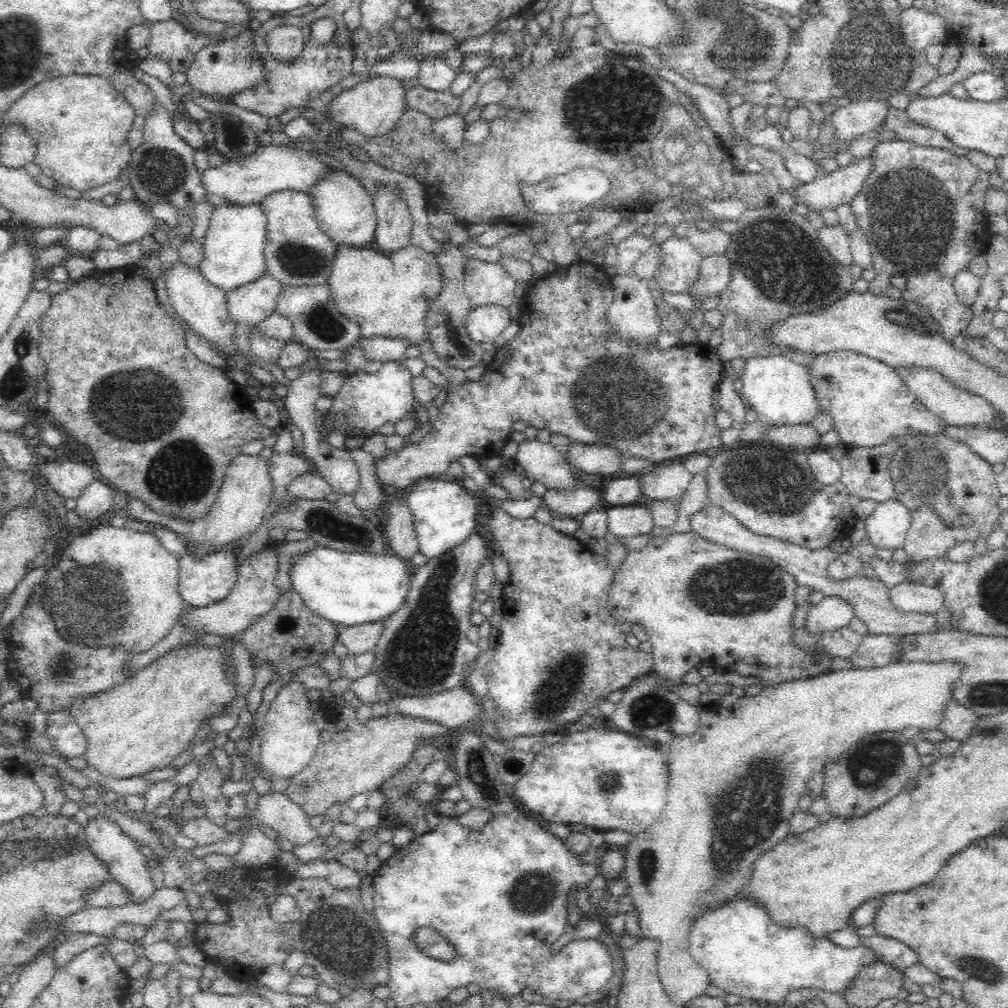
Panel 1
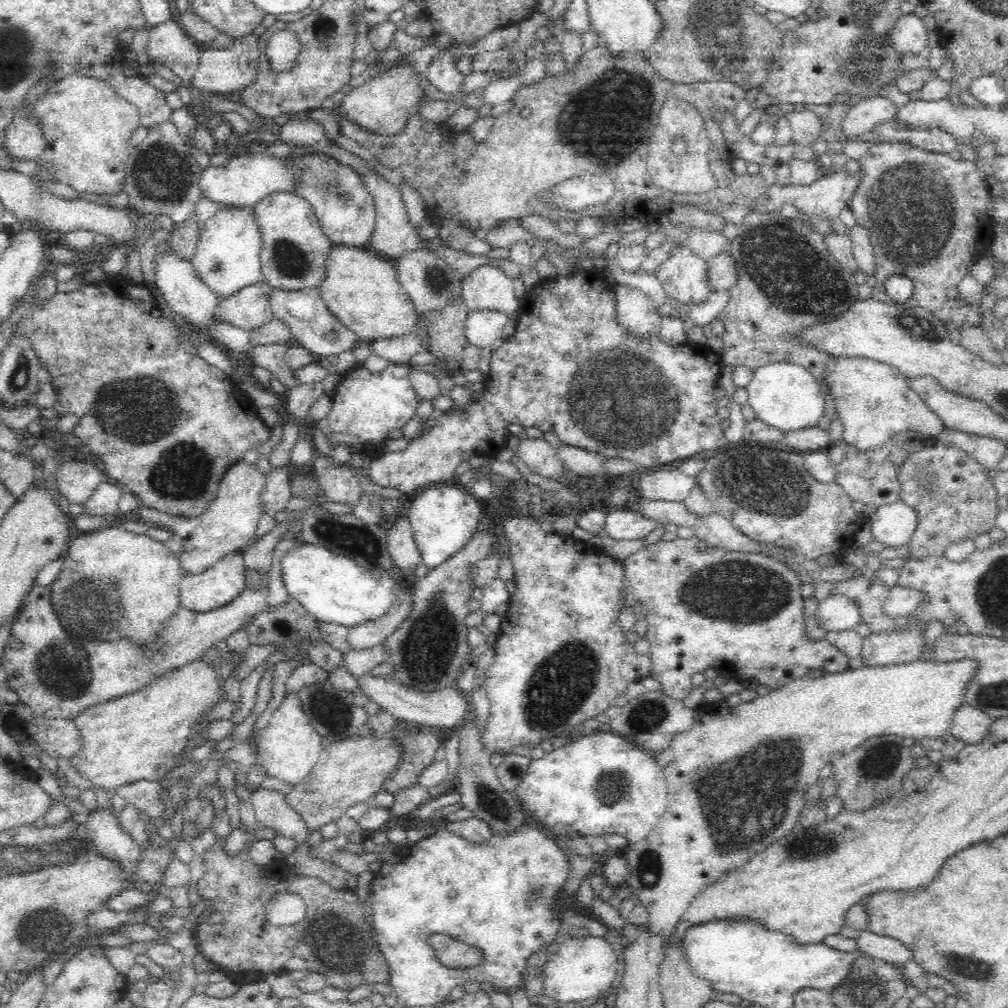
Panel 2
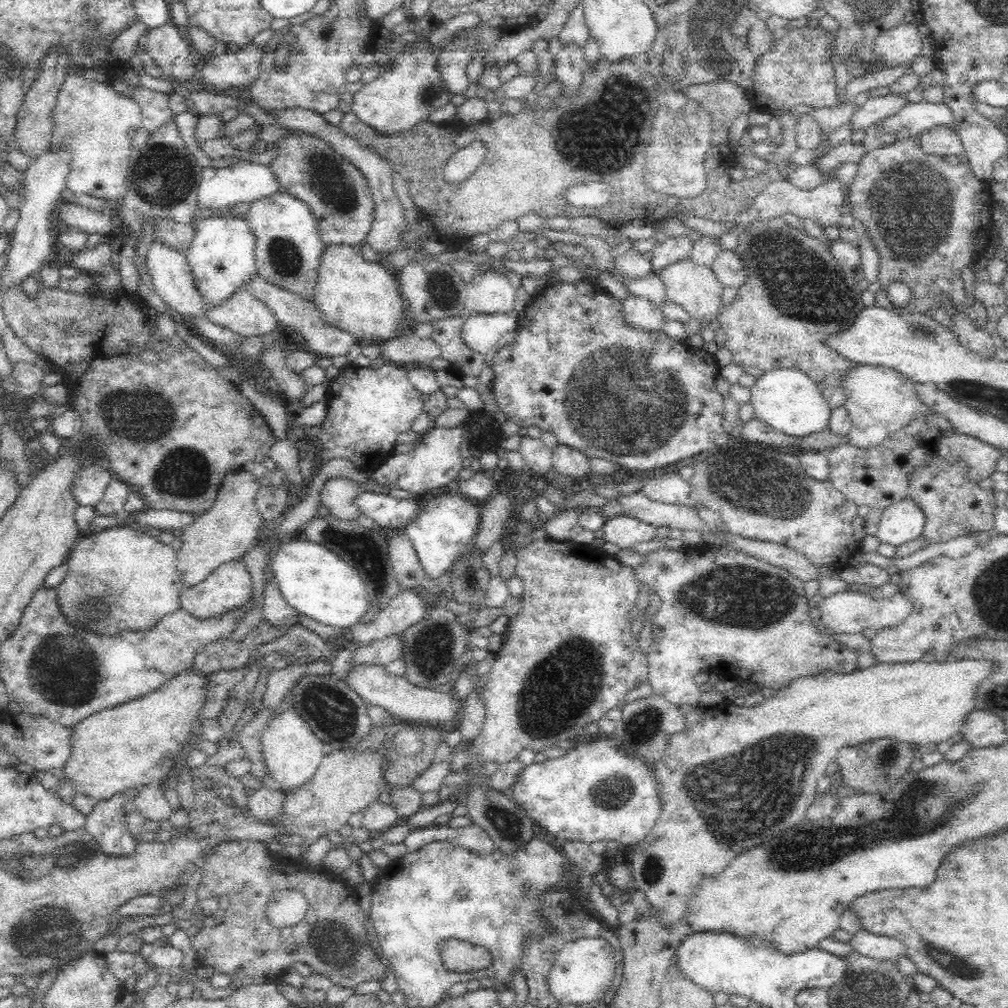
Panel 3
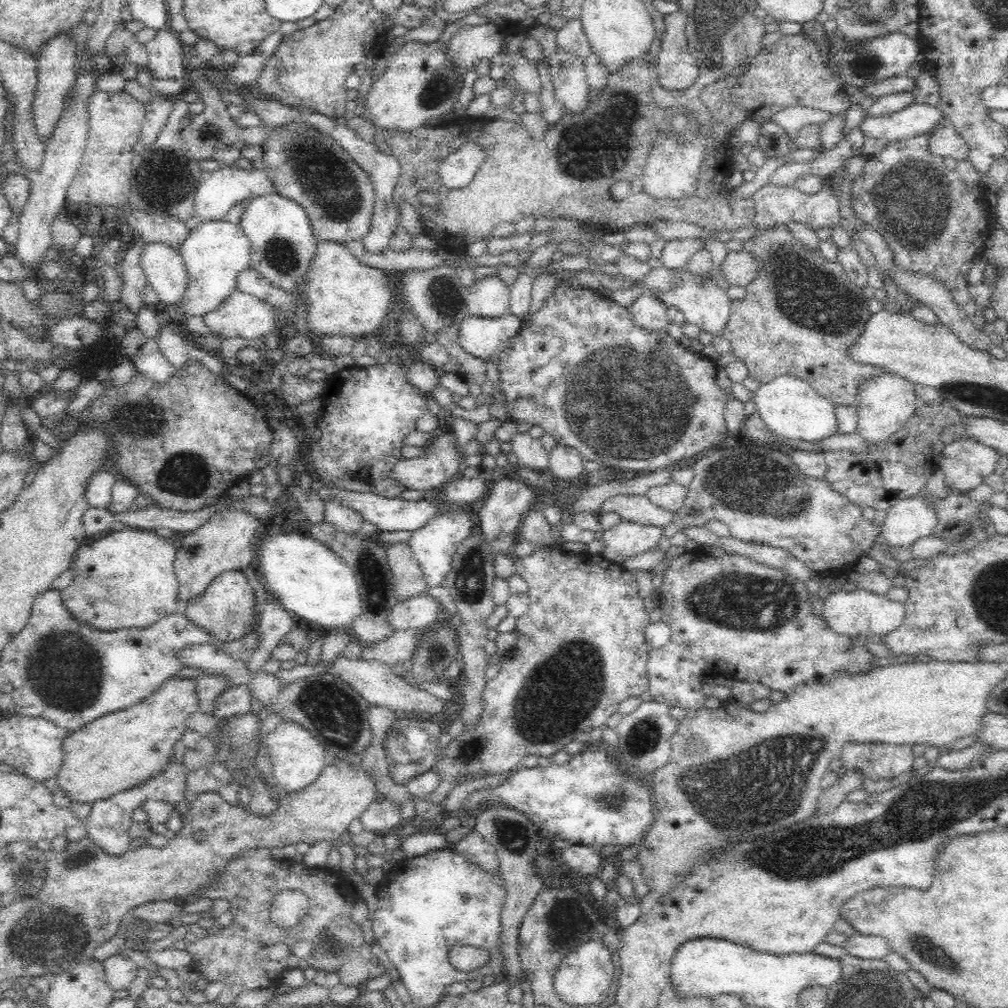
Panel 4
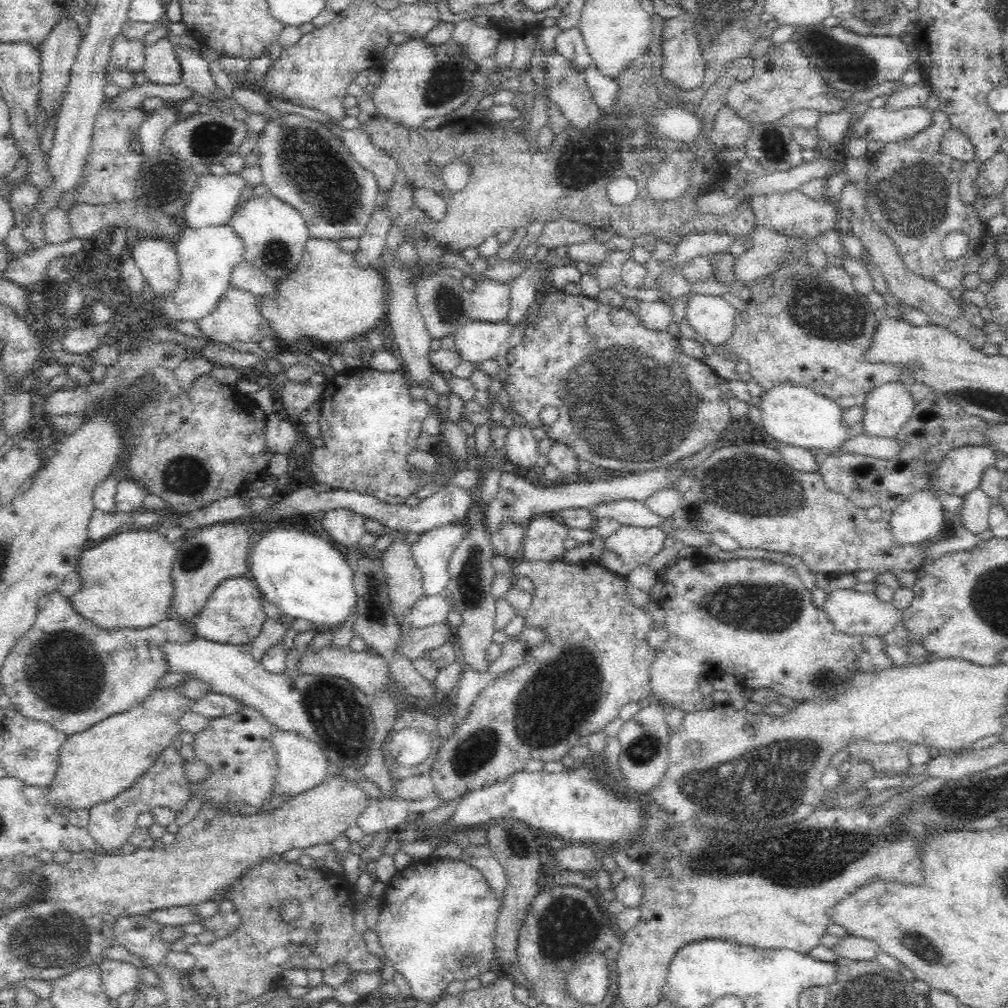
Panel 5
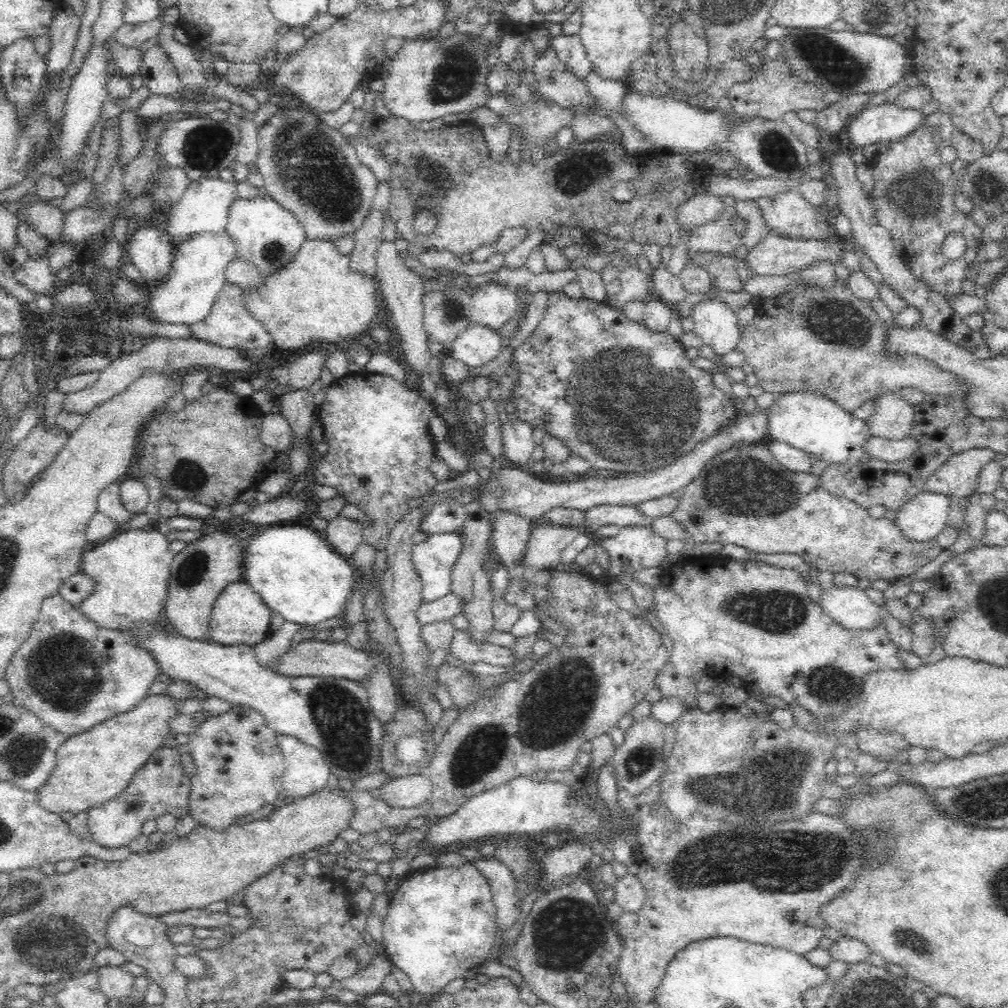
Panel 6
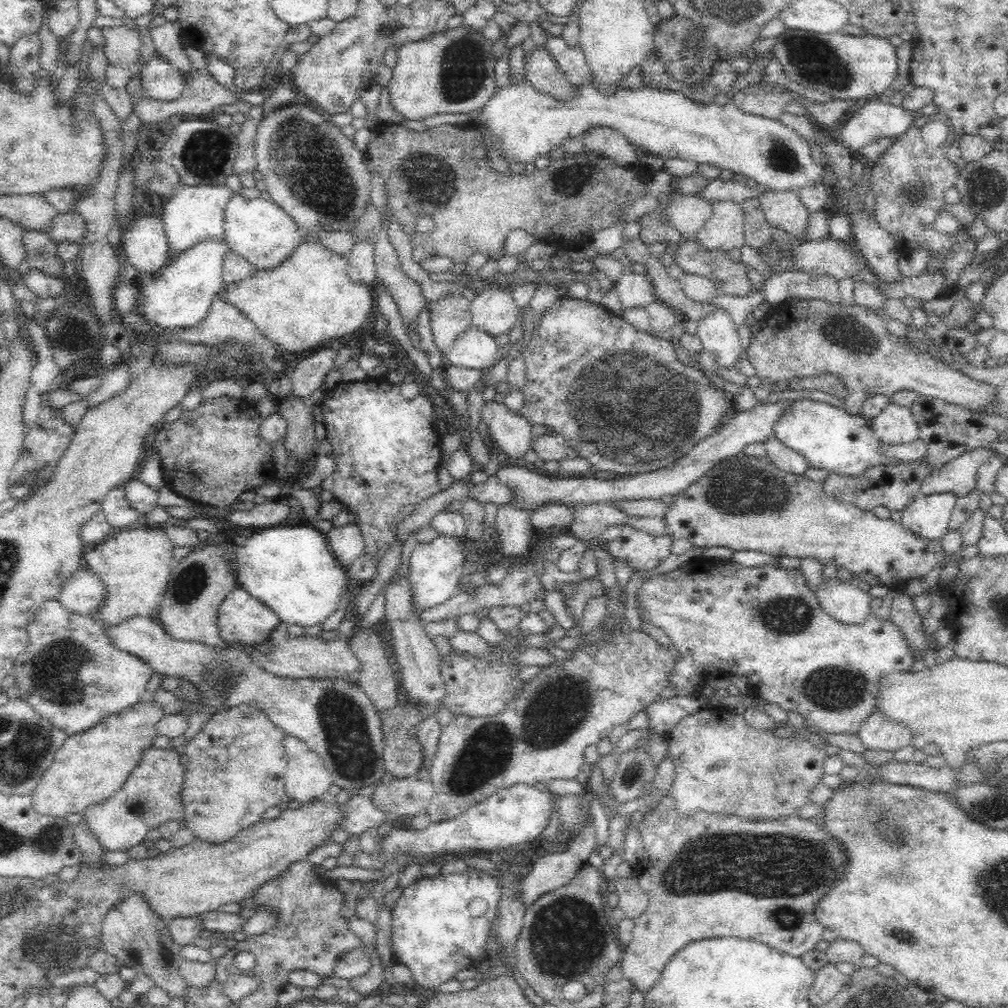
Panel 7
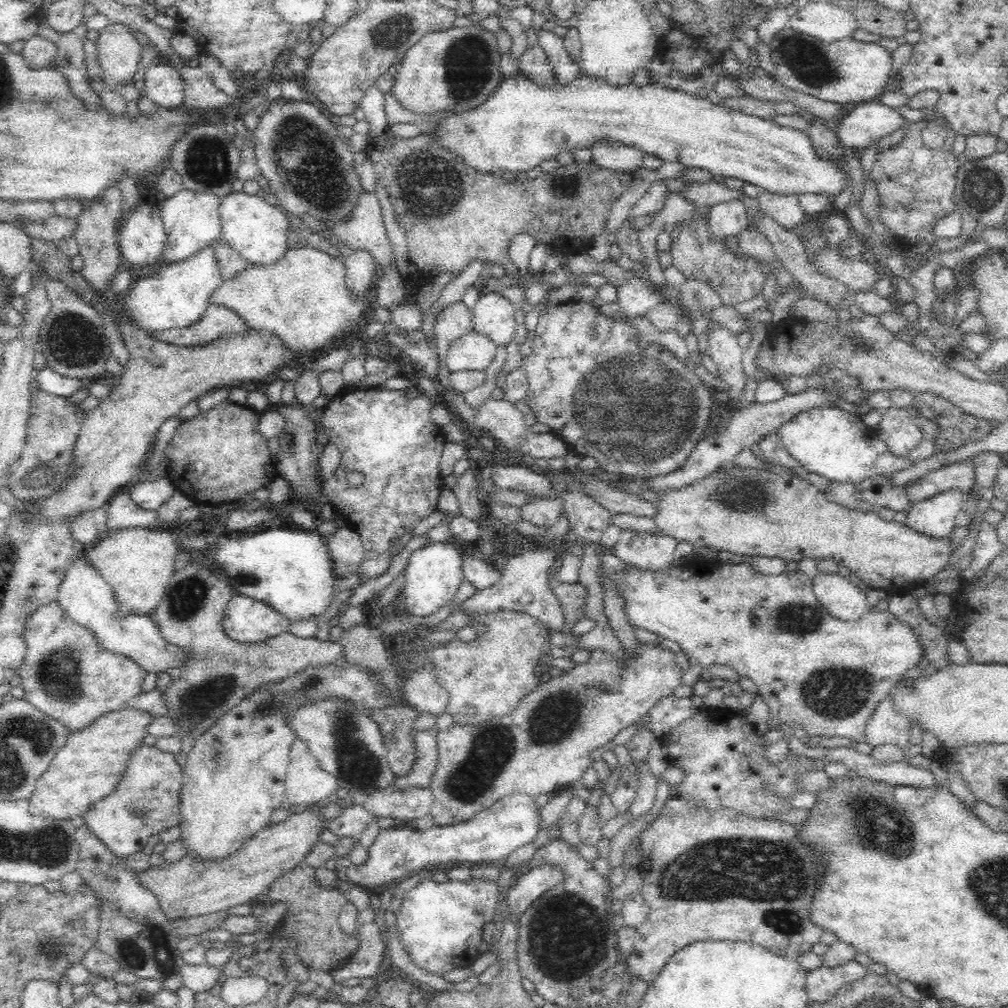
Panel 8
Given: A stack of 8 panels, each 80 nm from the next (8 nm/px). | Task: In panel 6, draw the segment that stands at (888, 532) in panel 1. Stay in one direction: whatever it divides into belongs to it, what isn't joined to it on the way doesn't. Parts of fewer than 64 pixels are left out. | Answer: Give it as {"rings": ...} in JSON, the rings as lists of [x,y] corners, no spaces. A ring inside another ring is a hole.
{"rings":[[[922,492],[907,500],[893,521],[905,540],[928,542],[948,525],[946,520],[953,502],[953,498],[942,494]]]}

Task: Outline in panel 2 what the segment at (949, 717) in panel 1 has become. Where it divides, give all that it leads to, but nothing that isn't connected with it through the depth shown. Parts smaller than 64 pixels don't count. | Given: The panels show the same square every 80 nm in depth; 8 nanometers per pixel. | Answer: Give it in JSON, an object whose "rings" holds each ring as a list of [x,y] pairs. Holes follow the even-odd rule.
{"rings":[[[964,705],[955,708],[947,732],[954,738],[972,744],[987,735],[994,717],[984,714],[972,706]]]}

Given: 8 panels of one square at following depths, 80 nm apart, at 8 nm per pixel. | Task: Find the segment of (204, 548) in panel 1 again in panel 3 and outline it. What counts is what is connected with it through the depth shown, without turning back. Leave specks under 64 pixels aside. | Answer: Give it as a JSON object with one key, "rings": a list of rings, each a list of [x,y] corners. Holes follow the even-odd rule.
{"rings":[[[246,468],[235,469],[222,482],[209,510],[177,531],[177,537],[182,541],[177,550],[177,567],[182,575],[182,584],[196,584],[218,568],[218,565],[242,559],[258,542],[258,528],[264,524],[256,507],[256,494],[260,489],[260,480],[252,472]]]}

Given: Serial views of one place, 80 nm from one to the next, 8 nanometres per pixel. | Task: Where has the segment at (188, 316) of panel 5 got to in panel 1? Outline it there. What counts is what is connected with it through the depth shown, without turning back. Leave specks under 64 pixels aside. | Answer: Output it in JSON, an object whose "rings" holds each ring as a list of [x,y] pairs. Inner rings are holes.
{"rings":[[[222,203],[210,218],[203,239],[204,258],[199,271],[214,286],[227,293],[256,280],[265,267],[266,215],[260,203],[245,205]]]}

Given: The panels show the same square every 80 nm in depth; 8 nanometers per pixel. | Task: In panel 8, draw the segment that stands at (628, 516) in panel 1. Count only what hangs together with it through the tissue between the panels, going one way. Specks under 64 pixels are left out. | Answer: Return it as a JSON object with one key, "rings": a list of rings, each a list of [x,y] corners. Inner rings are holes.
{"rings":[[[624,529],[618,542],[609,551],[638,570],[657,571],[674,562],[677,543],[670,536],[635,533]]]}

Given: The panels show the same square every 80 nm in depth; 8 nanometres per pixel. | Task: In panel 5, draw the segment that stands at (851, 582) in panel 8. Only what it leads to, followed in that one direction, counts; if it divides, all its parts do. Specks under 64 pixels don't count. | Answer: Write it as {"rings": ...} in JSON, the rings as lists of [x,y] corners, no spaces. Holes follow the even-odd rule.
{"rings":[[[842,588],[835,589],[827,595],[822,609],[830,620],[832,627],[842,634],[880,637],[892,632],[892,628],[900,622],[902,611],[896,604],[882,602],[870,592]]]}

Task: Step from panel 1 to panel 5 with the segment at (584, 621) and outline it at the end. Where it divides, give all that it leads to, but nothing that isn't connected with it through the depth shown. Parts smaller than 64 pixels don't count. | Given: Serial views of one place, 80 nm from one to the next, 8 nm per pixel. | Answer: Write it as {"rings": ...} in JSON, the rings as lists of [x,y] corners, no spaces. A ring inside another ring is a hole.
{"rings":[[[564,558],[552,560],[532,560],[532,559],[518,559],[513,563],[511,572],[517,577],[526,576],[530,578],[534,592],[531,594],[531,603],[526,616],[524,616],[524,624],[526,629],[544,630],[546,632],[546,640],[529,646],[526,650],[524,660],[516,667],[512,667],[509,672],[506,672],[502,677],[499,677],[488,684],[476,697],[472,706],[468,710],[466,718],[454,728],[452,736],[446,740],[442,740],[438,748],[434,764],[430,767],[429,773],[432,777],[432,784],[434,791],[440,793],[442,803],[456,798],[462,793],[479,789],[480,787],[490,786],[506,780],[510,775],[515,772],[520,772],[526,768],[526,764],[530,760],[538,760],[542,762],[560,762],[562,758],[568,756],[572,747],[578,745],[578,739],[582,736],[588,737],[591,734],[599,731],[607,731],[607,726],[618,717],[622,707],[627,703],[638,702],[640,699],[645,698],[651,689],[651,680],[649,677],[649,668],[653,662],[653,658],[658,652],[658,648],[654,650],[647,645],[646,634],[654,626],[654,621],[650,612],[644,610],[644,607],[638,608],[636,604],[632,604],[632,598],[628,594],[628,579],[622,575],[618,575],[612,569],[603,565],[600,561],[591,559],[586,562],[579,562],[572,564]]]}

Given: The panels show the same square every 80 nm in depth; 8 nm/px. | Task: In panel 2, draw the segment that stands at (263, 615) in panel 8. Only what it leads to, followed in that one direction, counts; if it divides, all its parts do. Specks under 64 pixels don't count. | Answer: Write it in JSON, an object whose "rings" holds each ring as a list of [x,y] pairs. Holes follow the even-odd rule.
{"rings":[[[238,552],[220,557],[201,573],[183,572],[179,584],[180,606],[193,612],[210,612],[214,608],[229,603],[243,588],[245,568],[242,552]]]}

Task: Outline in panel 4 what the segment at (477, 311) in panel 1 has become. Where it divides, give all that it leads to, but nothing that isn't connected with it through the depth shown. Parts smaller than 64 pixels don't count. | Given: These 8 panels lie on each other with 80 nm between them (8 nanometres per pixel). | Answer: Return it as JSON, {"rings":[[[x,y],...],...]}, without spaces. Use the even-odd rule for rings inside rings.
{"rings":[[[512,313],[499,317],[466,315],[459,324],[459,342],[466,352],[481,360],[494,359],[498,346],[515,337],[520,319]]]}

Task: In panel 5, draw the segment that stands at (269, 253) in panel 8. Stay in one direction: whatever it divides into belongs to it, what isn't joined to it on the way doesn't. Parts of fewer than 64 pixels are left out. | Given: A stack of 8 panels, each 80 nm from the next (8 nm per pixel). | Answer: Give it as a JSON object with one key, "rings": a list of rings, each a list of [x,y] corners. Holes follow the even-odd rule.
{"rings":[[[259,191],[244,201],[242,206],[237,206],[229,223],[244,241],[245,262],[262,270],[275,284],[288,278],[298,268],[298,264],[305,260],[306,244],[310,240],[305,217],[293,205],[270,192]]]}

